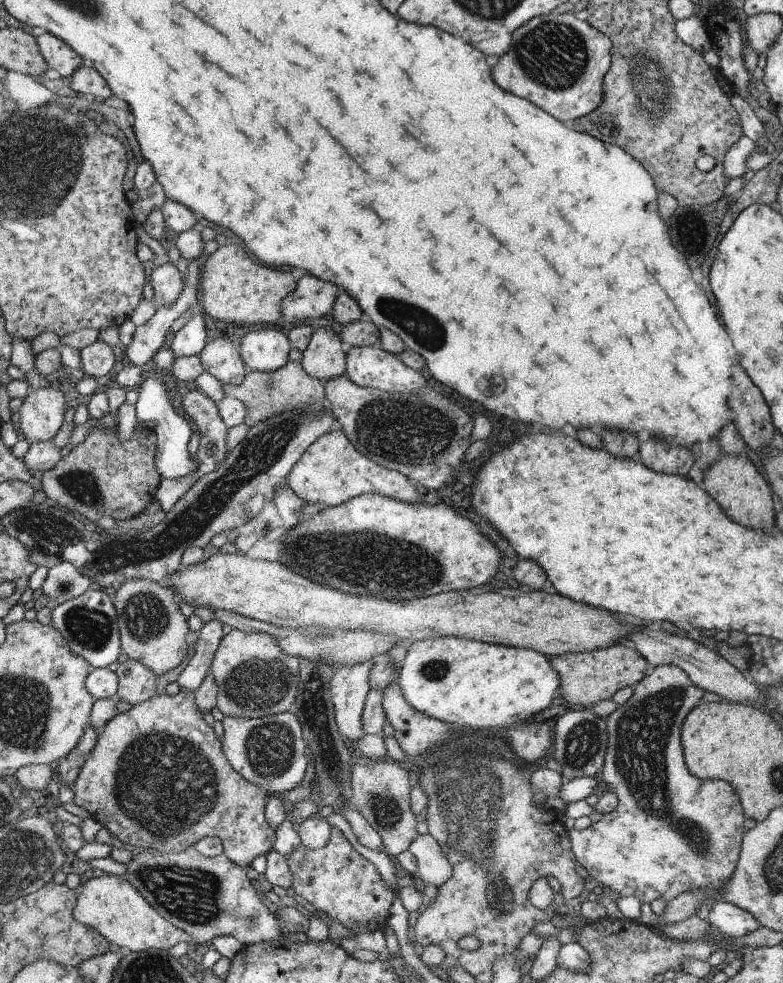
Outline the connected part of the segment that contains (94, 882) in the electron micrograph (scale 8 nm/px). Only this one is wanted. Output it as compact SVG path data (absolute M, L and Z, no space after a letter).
M97 876L87 880L81 886L81 892L77 896L75 908L73 908L73 920L79 922L81 926L93 928L99 936L105 938L105 942L111 942L115 946L127 948L129 952L147 952L147 950L157 950L157 952L167 952L179 942L187 940L187 934L175 926L171 926L167 920L159 916L145 900L143 896L127 882L125 878L115 878L115 876Z

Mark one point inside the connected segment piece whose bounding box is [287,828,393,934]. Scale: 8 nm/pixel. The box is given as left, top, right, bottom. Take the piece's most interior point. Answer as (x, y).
(336, 880)

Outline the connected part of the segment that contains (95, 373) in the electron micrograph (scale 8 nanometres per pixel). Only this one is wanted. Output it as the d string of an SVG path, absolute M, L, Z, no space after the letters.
M95 340L93 344L85 346L79 350L79 356L81 356L81 370L85 374L85 378L99 378L99 376L105 376L111 368L113 368L113 352L111 352L111 346L105 344L103 340Z

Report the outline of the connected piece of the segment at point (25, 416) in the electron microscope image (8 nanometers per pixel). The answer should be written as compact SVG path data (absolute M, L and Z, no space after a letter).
M49 386L29 390L15 418L19 436L29 444L53 440L57 430L63 426L65 410L65 398L59 388L55 390Z

